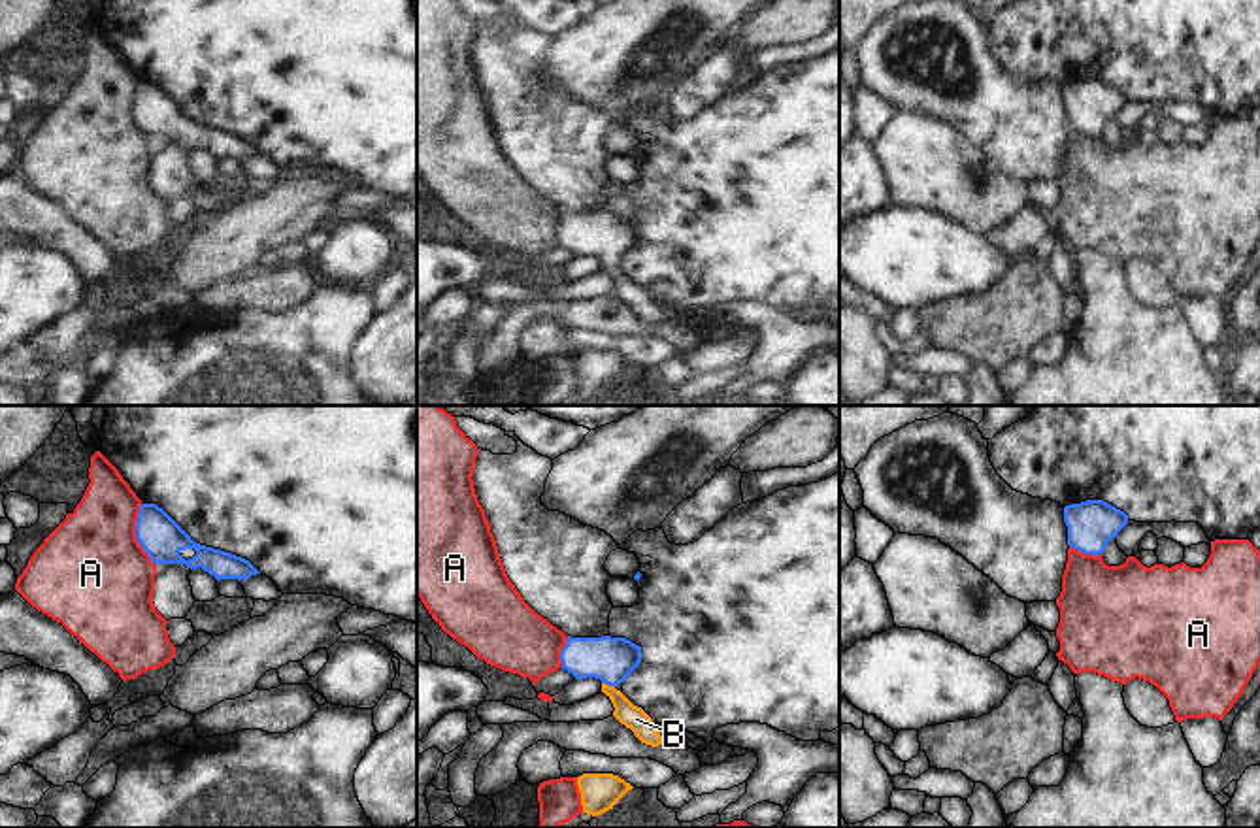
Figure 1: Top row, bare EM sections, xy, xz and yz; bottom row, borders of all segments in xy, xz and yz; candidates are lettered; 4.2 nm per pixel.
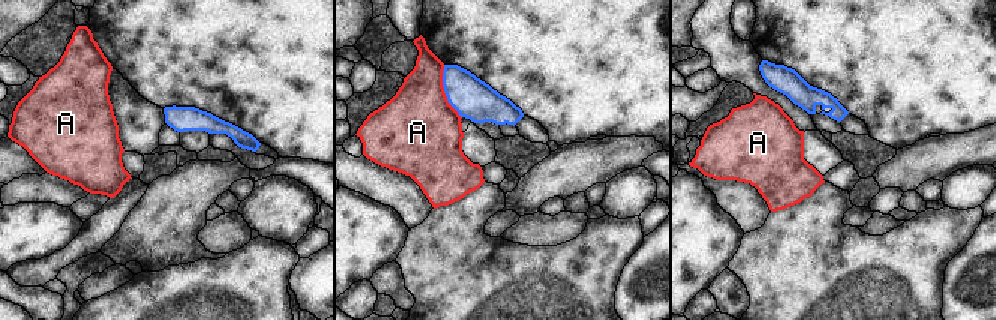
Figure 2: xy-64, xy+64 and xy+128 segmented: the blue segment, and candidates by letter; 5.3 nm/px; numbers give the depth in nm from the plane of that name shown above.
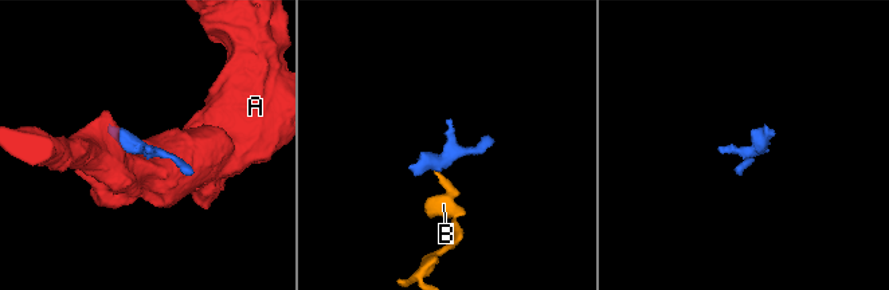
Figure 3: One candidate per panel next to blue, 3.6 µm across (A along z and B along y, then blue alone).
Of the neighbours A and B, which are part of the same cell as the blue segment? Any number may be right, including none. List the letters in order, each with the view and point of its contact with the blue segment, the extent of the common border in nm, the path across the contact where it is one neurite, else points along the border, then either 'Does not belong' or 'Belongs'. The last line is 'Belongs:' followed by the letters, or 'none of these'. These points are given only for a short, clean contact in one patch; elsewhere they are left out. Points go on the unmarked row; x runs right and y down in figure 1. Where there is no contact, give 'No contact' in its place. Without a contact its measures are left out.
A: Touches blue at xy (136, 112). Shared border 280 nm. Boundary: xy (140, 82), (136, 117), (155, 142). Does not belong
B: Touches blue at xz (608, 261). Shared border 60 nm. Path across: xz (608, 236), (608, 261), (636, 297). Belongs
Belongs: B

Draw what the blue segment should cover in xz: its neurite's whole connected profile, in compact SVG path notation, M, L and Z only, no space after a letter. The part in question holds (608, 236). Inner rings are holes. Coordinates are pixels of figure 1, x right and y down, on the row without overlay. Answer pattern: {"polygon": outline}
{"polygon": "M568 213L566 223L560 228L560 240L562 247L575 257L600 257L602 270L615 285L613 294L630 306L641 321L658 324L664 323L666 317L656 307L653 296L615 266L639 243L641 232L641 224L626 215Z"}

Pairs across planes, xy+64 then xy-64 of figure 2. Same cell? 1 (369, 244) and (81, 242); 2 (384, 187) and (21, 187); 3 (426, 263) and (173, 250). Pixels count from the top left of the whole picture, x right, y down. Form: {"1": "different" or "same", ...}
{"1": "different", "2": "different", "3": "different"}

